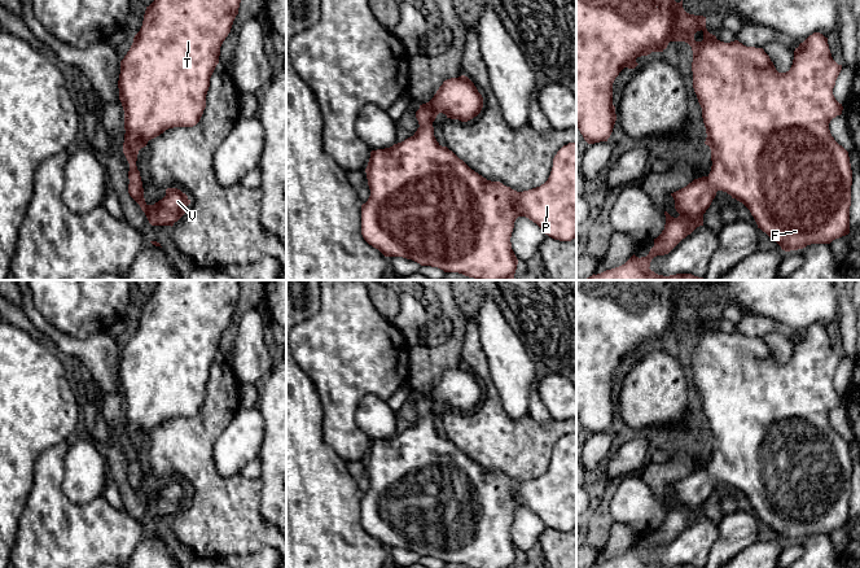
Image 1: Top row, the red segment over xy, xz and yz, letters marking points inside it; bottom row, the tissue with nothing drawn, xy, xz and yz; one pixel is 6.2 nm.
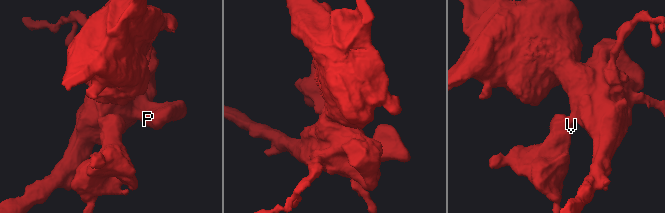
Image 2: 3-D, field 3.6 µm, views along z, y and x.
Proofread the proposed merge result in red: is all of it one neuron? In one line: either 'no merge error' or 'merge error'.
no merge error

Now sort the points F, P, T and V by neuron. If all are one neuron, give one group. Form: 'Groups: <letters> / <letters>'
Groups: F P T V

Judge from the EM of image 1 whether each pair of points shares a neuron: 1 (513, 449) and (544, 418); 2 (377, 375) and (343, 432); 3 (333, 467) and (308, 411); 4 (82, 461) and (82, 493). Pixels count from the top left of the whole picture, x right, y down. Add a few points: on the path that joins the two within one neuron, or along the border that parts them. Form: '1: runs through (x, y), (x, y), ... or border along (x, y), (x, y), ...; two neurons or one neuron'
1: border along (529, 414), (543, 424), (548, 424), (552, 420); two neurons
2: runs through (362, 387), (343, 405), (343, 416); one neuron
3: runs through (319, 453), (308, 442), (308, 426); one neuron
4: runs through (82, 468), (82, 485); one neuron

